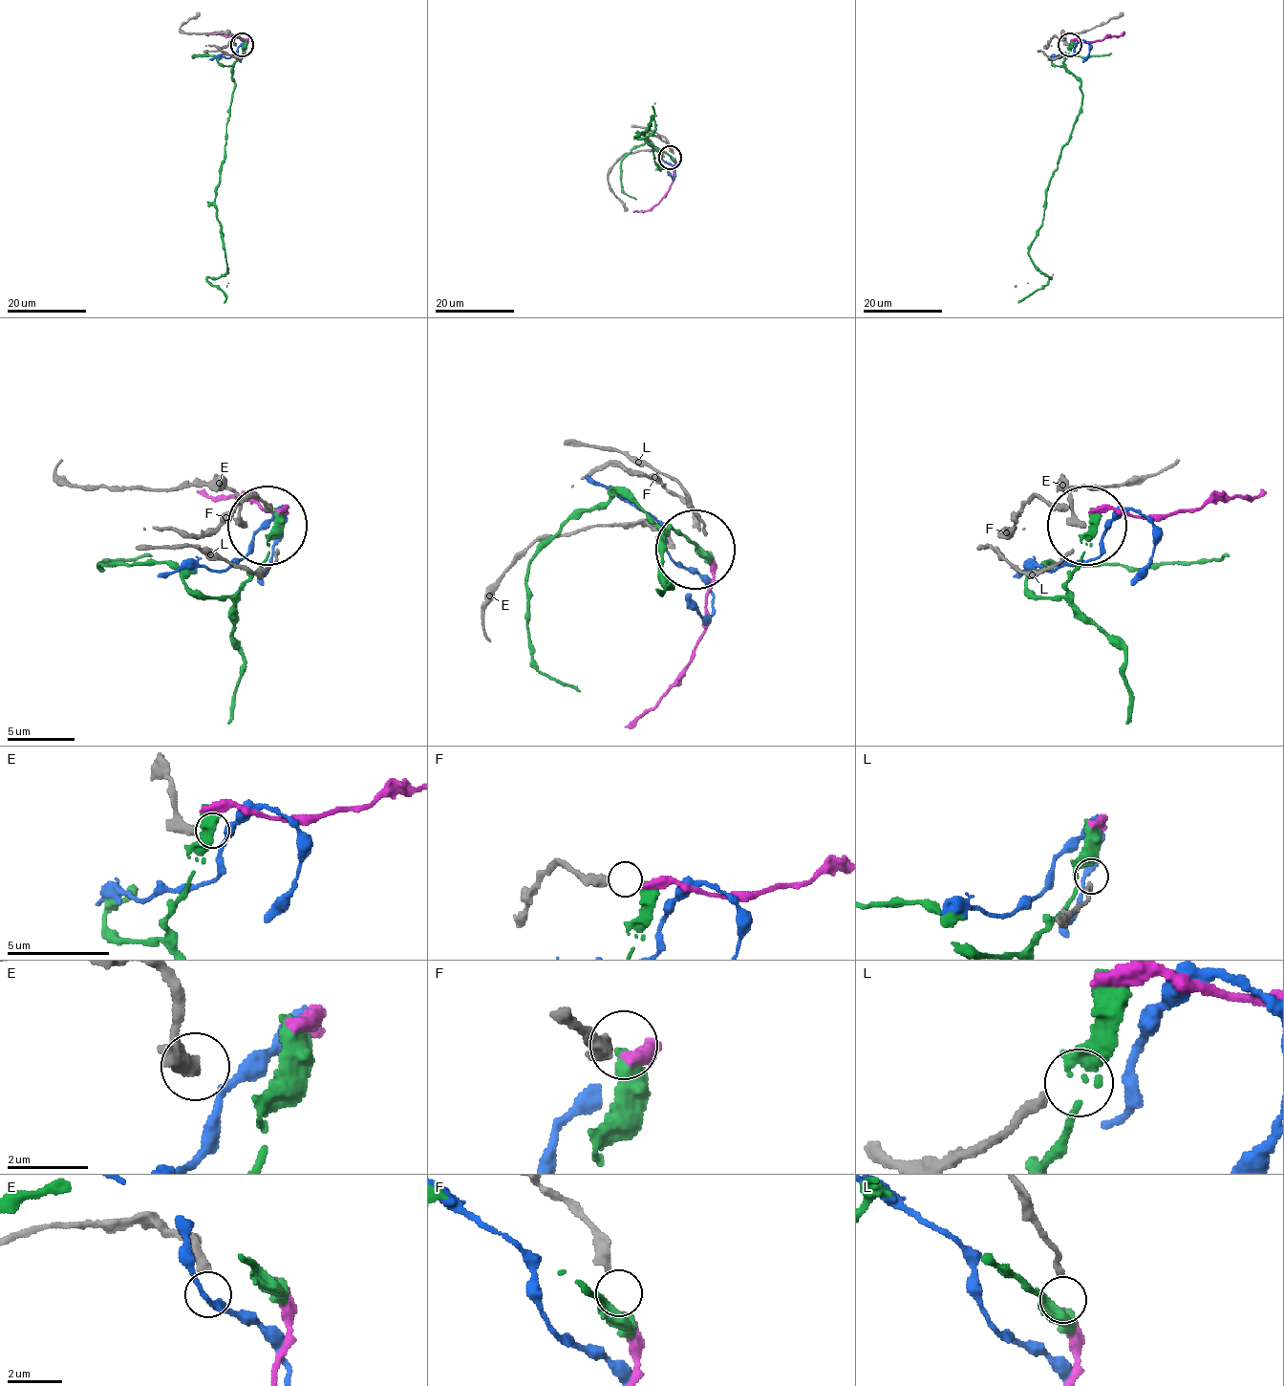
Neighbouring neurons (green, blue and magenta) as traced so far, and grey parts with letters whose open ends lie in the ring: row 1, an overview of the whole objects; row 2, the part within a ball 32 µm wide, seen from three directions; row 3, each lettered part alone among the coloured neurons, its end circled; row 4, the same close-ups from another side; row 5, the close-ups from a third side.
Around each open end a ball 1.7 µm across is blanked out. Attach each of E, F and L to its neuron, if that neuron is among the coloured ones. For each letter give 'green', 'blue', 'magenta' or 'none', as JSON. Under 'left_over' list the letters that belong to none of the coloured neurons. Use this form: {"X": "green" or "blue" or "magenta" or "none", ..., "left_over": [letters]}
{"E": "none", "F": "magenta", "L": "none", "left_over": ["E", "L"]}

